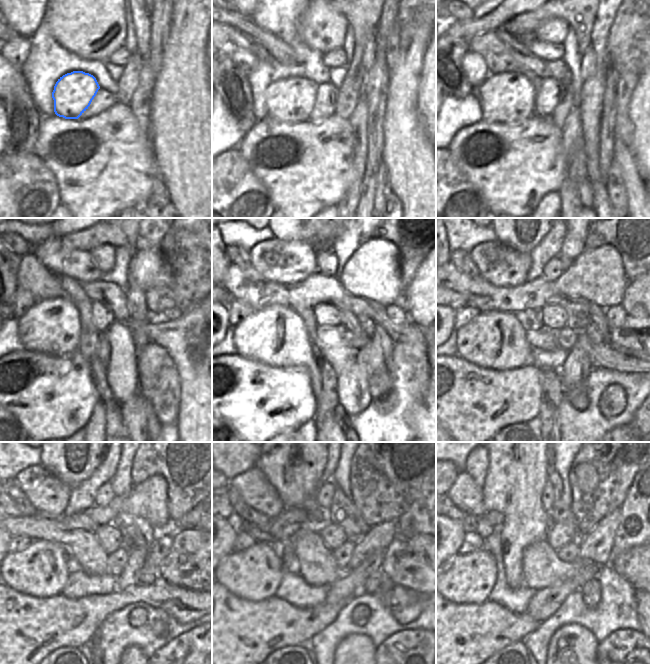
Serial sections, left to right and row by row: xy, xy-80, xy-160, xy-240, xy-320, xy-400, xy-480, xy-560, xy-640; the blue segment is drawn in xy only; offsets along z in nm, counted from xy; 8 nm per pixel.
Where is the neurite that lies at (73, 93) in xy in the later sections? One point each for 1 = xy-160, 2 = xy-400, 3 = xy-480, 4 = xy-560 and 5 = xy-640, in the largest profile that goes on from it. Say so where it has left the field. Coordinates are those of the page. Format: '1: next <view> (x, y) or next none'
1: next xy-160 (508, 98)
2: next xy-400 (496, 340)
3: next xy-480 (41, 570)
4: next xy-560 (255, 574)
5: next xy-640 (469, 578)

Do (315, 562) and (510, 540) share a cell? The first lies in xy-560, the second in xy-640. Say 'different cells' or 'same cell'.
different cells

